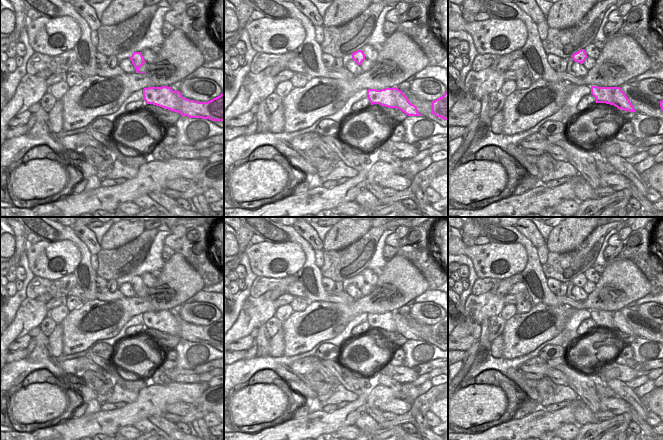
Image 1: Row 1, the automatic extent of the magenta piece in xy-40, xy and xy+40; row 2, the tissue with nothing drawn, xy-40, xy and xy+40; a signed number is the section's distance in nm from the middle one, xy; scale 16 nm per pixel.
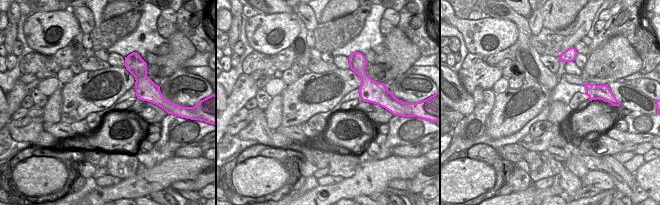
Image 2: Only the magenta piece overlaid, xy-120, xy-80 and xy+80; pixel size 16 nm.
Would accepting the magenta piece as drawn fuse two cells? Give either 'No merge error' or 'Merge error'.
Merge error

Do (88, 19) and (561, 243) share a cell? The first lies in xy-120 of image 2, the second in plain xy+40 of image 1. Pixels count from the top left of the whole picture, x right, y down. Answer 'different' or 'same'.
different

